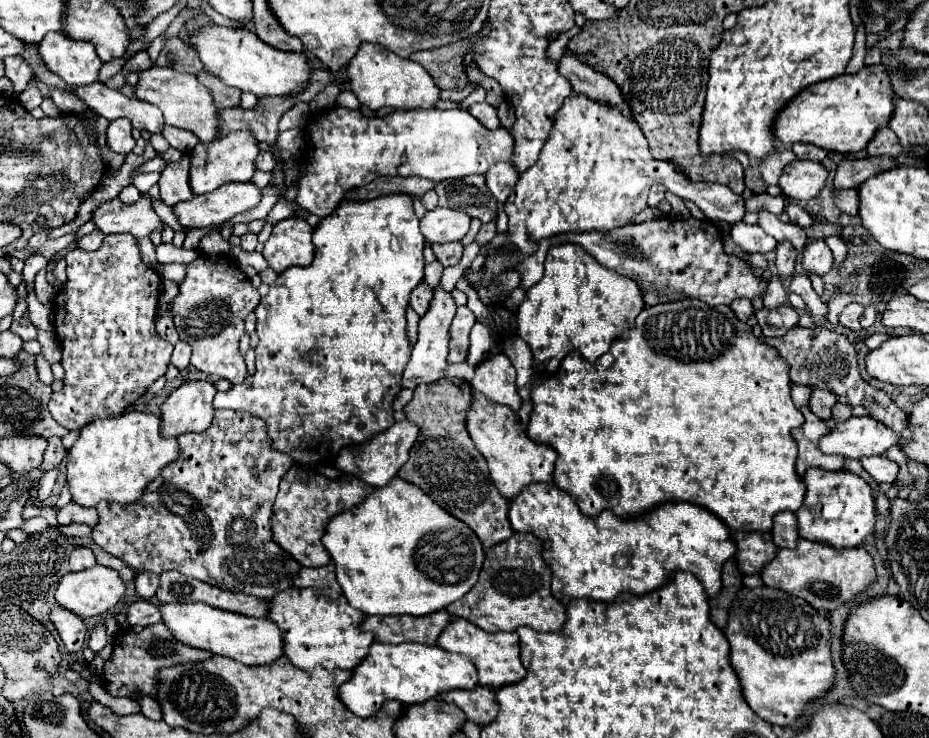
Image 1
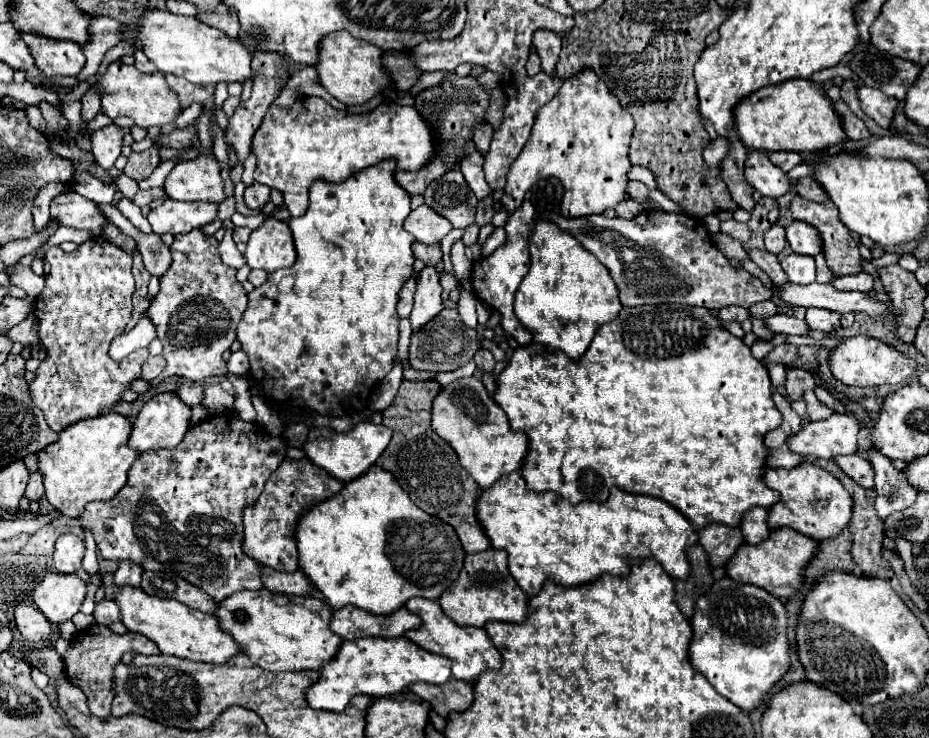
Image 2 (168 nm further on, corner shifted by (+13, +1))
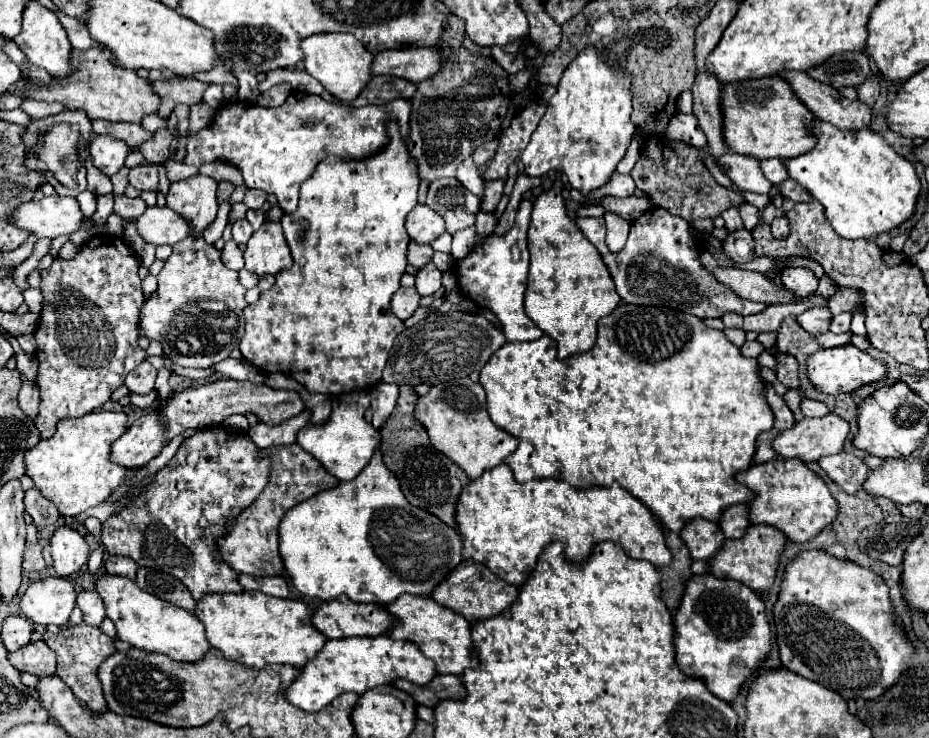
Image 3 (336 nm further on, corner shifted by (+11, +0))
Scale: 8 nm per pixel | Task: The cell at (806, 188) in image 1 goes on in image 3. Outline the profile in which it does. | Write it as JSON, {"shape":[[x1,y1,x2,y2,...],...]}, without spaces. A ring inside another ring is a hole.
{"shape":[[728,150,728,154,722,156,722,160,718,160,718,166,740,190,754,194,768,194,772,188,772,184,764,178,760,162,756,158,734,154]]}

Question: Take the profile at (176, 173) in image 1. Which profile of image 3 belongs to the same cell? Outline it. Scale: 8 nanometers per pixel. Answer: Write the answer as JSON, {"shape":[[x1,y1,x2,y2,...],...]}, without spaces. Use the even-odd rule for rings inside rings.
{"shape":[[114,194,114,214,120,218,138,218,146,210,146,204,142,198,128,198]]}

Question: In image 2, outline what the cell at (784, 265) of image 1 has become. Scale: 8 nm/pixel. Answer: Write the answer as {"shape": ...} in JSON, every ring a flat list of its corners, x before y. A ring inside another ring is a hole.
{"shape":[[772,225,766,233,764,233,764,241,766,241,766,249,774,255,778,255,784,245,786,245,786,233,784,233,784,227,780,225]]}

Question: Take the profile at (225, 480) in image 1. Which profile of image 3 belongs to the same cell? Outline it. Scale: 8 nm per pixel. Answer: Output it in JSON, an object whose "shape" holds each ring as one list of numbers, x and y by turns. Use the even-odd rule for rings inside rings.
{"shape":[[224,426,202,430,178,448,174,458,156,474,154,482,140,498,124,508,122,514,110,516,102,524,104,548,108,554,132,558,138,566,170,572,172,576,182,580,182,584,186,584,194,600,200,600,204,594,210,592,242,592,236,580,238,574,218,558,216,538,226,532,228,522,234,520,240,510,244,510,254,498,258,498,258,494,266,486,268,472,270,460,260,458,260,450,248,434,232,432]]}

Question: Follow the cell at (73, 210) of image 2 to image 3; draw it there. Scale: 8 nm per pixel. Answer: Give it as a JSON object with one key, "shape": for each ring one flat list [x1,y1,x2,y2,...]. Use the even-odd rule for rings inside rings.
{"shape":[[46,196,20,204,8,214,8,222,36,238,56,238,80,228,84,216,74,198]]}

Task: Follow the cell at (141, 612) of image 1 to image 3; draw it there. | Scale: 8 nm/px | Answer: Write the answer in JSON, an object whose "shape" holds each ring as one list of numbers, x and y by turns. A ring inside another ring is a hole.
{"shape":[[82,590,78,594,78,598,76,598,76,604,82,610,84,622,88,626,100,626,100,622,106,618,104,604,102,604,102,598,98,596,98,592,86,592,86,590]]}

